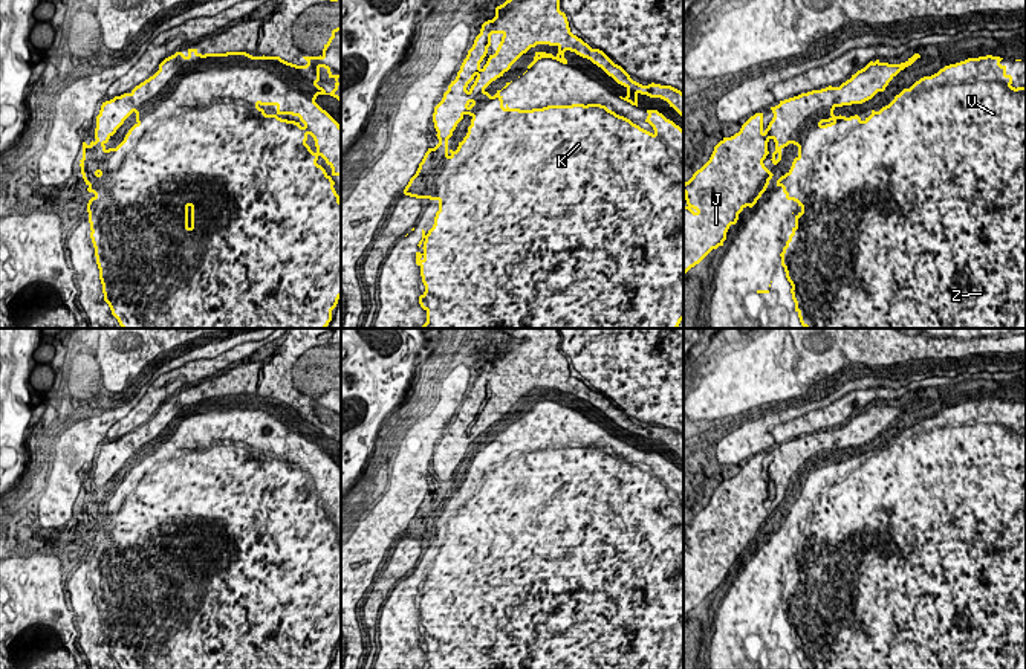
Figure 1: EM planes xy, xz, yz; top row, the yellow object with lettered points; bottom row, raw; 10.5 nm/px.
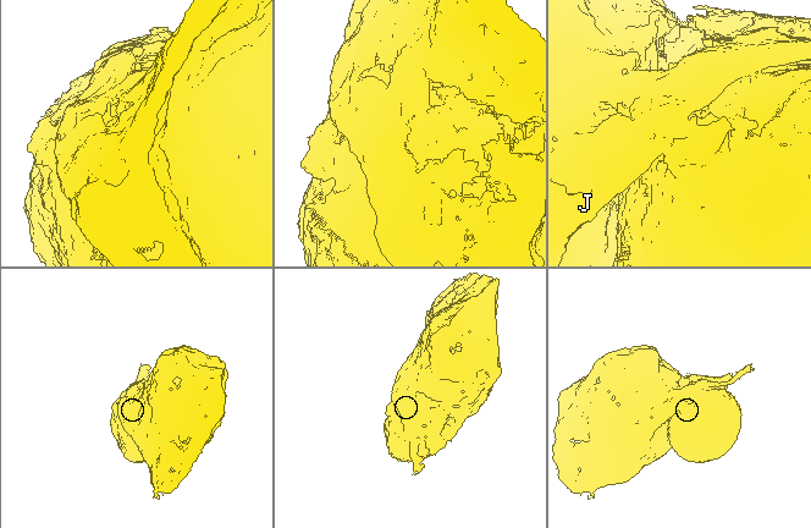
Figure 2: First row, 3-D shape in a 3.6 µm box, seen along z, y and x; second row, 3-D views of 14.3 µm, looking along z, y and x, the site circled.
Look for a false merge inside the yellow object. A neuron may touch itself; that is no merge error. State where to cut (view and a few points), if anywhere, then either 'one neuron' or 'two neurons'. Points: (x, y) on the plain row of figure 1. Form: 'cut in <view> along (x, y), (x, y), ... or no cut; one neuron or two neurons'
cut in xy along (265, 455), (211, 445), (139, 477), (129, 475); two neurons

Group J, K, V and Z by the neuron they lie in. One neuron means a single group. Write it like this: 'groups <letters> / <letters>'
groups J / K V Z

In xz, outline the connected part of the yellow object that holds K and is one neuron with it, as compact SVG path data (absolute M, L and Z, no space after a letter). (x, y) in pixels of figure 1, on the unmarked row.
M601 446L587 448L547 448L543 451L523 452L520 457L508 460L503 466L494 470L483 472L480 463L476 463L468 469L468 475L462 484L465 492L465 501L456 507L454 493L448 490L448 481L439 480L439 486L434 490L428 490L416 516L410 521L404 532L405 538L416 541L430 541L439 544L439 553L434 559L434 567L425 577L424 600L420 602L420 619L425 628L427 645L427 664L428 669L679 669L683 661L683 515L673 506L673 501L667 496L665 487L661 481L633 466L630 461L616 457Z

